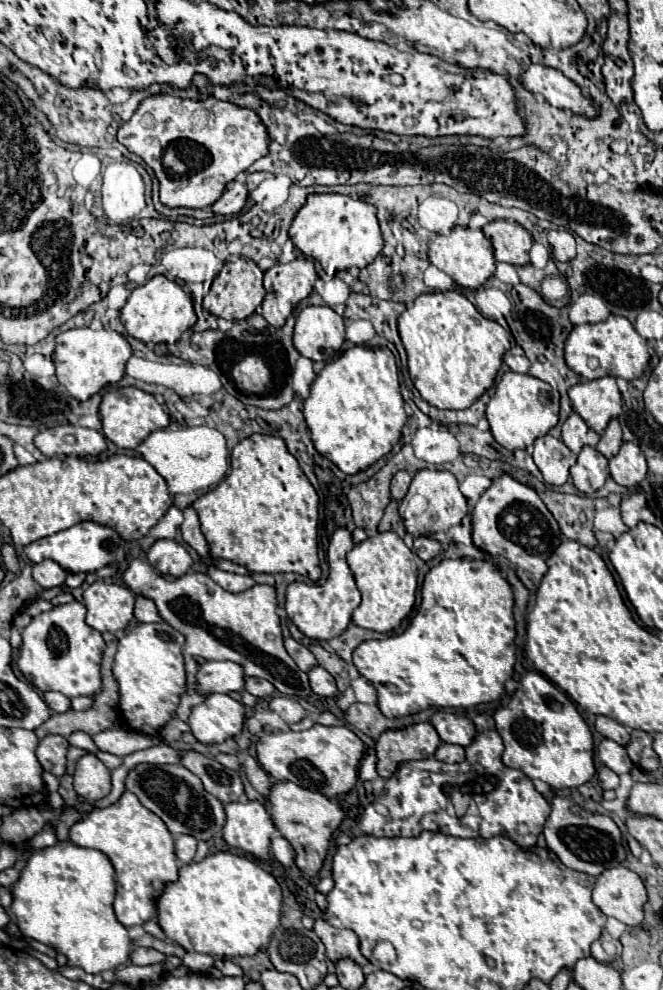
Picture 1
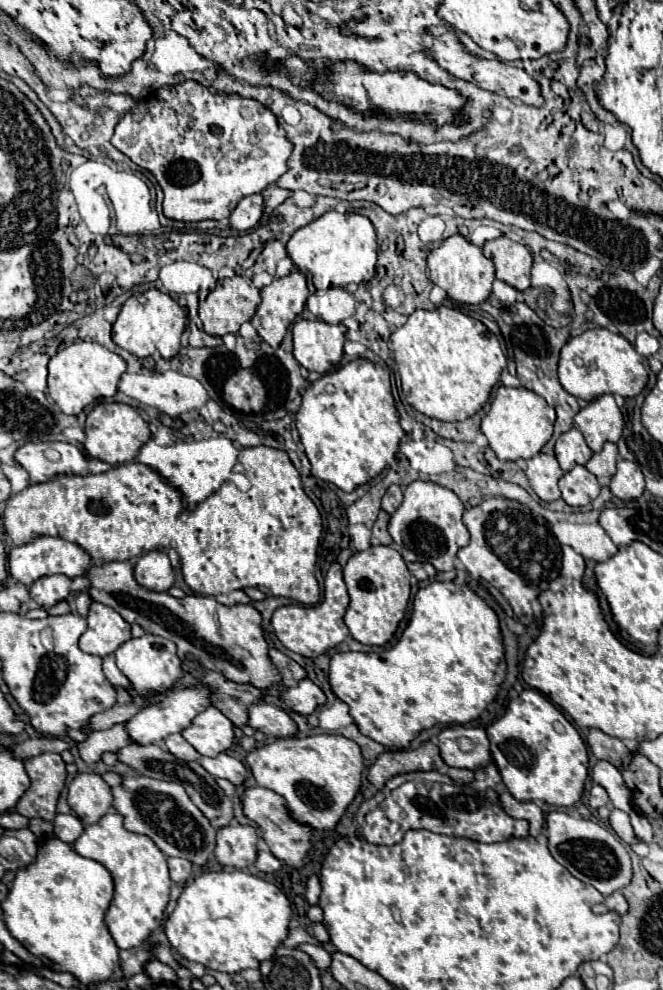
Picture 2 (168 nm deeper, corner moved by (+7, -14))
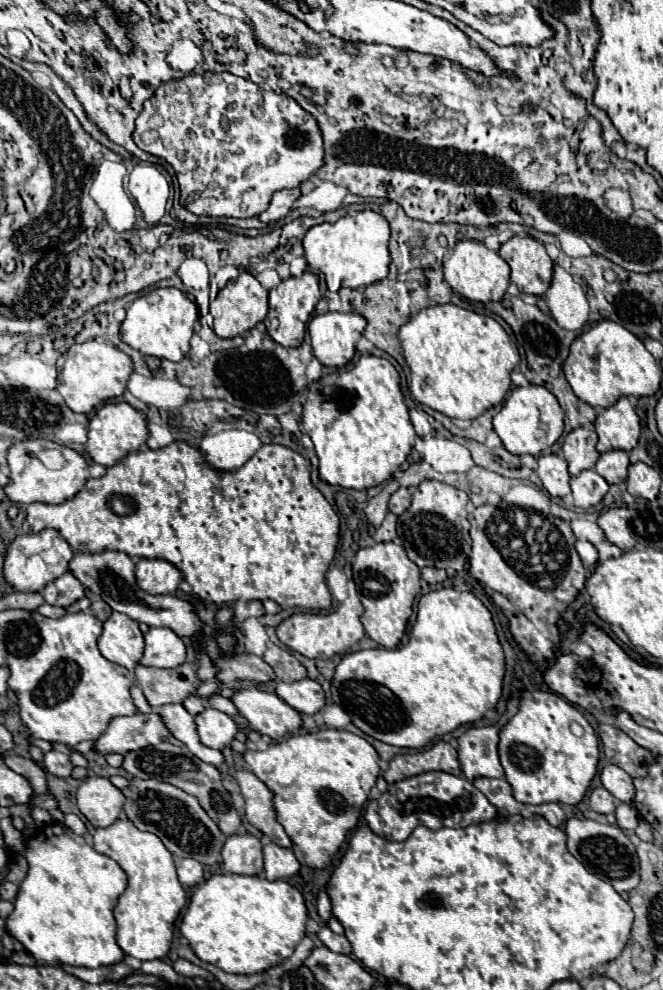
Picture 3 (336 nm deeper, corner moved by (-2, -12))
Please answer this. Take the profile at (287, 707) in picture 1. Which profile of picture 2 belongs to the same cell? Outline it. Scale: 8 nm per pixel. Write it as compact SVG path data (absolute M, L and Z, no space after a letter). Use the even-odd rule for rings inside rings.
M263 702L249 710L249 724L269 738L291 738L297 734L297 724L285 710Z

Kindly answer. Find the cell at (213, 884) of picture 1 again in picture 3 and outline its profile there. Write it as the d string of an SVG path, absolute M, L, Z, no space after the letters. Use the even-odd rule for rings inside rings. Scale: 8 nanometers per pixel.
M214 874L194 890L190 906L186 908L180 924L180 932L186 936L190 948L200 960L210 962L228 974L256 974L280 964L294 952L296 944L306 936L306 922L308 910L304 896L288 882L270 882L262 876Z

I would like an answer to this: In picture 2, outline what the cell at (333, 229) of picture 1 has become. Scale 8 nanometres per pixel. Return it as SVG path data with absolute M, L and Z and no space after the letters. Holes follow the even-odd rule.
M335 210L325 212L317 220L299 228L287 242L287 254L299 270L311 272L317 290L331 286L347 286L351 282L367 282L375 274L377 262L377 238L369 218L353 212L339 214Z

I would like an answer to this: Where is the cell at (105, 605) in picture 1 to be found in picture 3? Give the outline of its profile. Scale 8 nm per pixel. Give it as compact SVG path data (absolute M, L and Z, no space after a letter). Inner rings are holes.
M112 612L112 616L104 622L98 648L106 660L134 670L144 650L144 636L138 628L138 622L122 612Z

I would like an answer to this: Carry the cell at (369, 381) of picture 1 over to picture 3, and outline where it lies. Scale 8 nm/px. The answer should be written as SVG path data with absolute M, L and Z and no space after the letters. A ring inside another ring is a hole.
M360 356L352 368L336 370L310 382L302 412L302 426L314 442L316 456L320 460L320 480L354 490L366 490L392 478L396 468L400 468L400 464L408 458L416 438L400 392L398 370L386 358L378 356Z

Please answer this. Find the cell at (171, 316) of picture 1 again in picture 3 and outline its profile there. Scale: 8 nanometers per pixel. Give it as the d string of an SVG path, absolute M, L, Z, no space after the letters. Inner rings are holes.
M158 288L152 290L130 304L126 310L126 320L120 326L122 340L142 352L144 356L166 358L180 362L190 350L190 338L198 320L196 304L178 288Z

